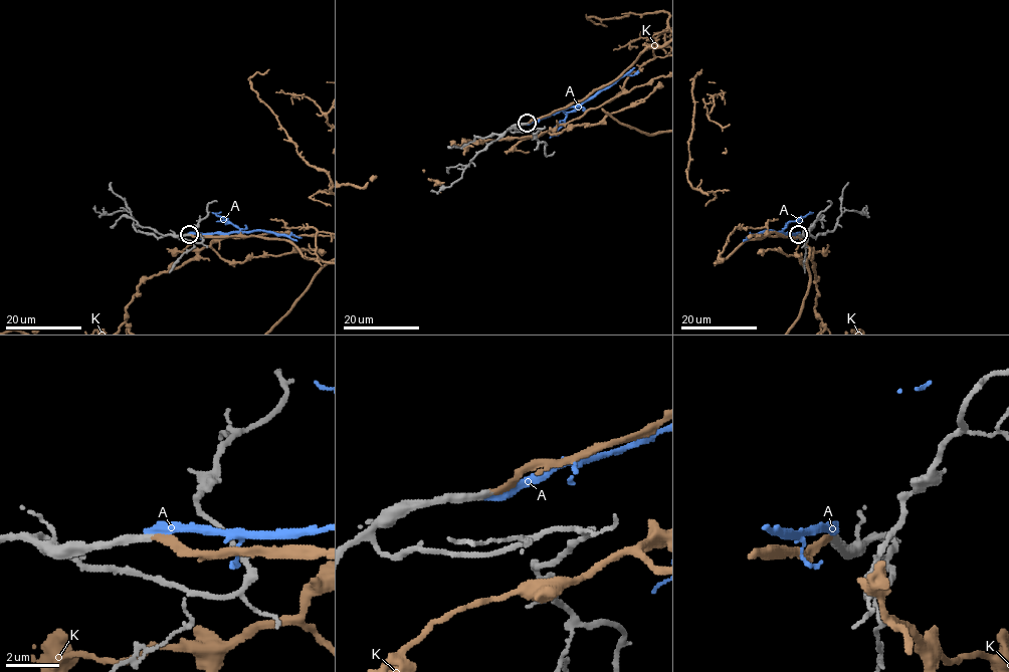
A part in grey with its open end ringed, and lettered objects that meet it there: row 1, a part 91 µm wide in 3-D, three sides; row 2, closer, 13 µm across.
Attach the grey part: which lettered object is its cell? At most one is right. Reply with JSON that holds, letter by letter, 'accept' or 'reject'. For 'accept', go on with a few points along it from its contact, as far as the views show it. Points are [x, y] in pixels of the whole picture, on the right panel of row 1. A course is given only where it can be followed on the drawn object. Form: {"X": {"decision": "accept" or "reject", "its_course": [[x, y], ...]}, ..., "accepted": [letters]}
{"A": {"decision": "reject"}, "K": {"decision": "accept"}, "accepted": ["K"]}

